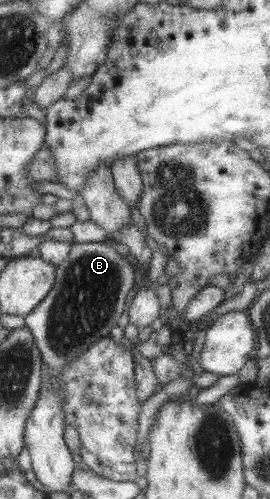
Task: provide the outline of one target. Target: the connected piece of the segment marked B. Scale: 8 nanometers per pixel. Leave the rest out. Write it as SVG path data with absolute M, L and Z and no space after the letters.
M72 243L70 255L57 266L56 283L48 297L28 316L25 317L25 325L34 334L35 341L43 356L43 362L52 370L52 378L58 380L58 376L64 372L66 365L78 360L82 354L88 352L90 347L102 338L110 336L112 329L118 325L120 317L128 308L128 295L132 293L137 282L137 272L130 261L126 261L108 243Z

